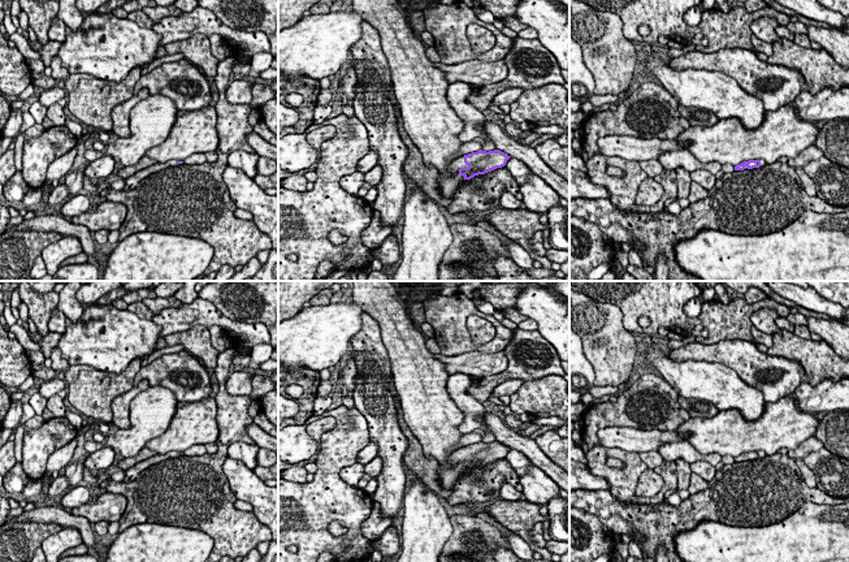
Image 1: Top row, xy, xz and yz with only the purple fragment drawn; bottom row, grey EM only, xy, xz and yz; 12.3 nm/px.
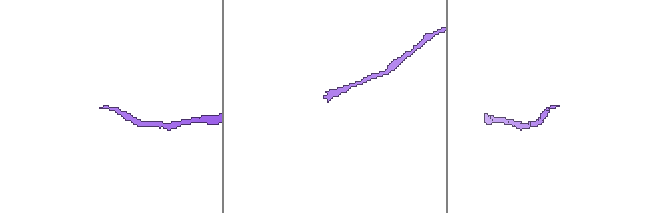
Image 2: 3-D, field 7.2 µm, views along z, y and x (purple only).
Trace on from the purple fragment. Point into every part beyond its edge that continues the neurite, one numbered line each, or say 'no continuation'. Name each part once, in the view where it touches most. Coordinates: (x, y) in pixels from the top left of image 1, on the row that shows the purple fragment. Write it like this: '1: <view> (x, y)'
1: xz (449, 182)

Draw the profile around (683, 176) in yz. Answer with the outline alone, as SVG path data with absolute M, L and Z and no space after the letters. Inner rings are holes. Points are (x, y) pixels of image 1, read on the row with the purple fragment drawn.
M680 168L675 169L677 180L677 199L686 199L690 190L690 172Z

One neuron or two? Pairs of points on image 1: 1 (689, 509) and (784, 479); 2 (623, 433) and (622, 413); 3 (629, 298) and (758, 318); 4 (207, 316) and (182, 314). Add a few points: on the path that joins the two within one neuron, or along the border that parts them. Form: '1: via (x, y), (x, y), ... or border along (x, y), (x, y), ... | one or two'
1: via (713, 504), (744, 493), (761, 492) | one
2: border along (653, 428), (603, 427), (598, 431), (597, 437) | two
3: border along (779, 316), (775, 311), (761, 307), (749, 320) | two
4: via (200, 314), (189, 314) | one

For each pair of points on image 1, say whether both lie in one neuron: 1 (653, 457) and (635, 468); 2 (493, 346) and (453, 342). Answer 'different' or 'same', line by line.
1: different
2: same

